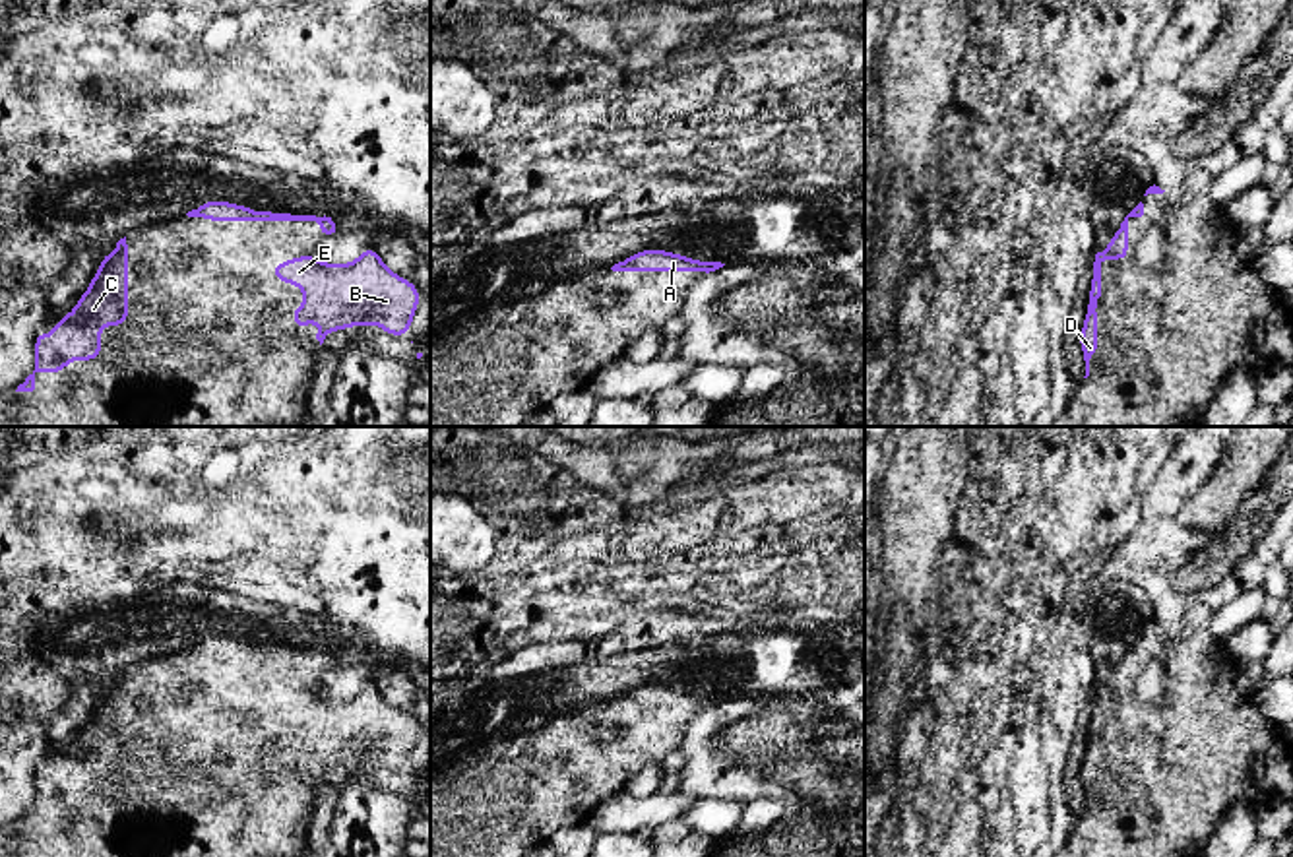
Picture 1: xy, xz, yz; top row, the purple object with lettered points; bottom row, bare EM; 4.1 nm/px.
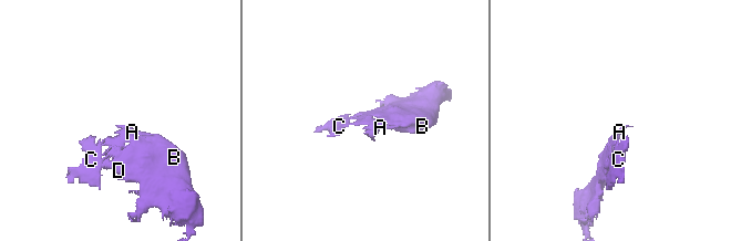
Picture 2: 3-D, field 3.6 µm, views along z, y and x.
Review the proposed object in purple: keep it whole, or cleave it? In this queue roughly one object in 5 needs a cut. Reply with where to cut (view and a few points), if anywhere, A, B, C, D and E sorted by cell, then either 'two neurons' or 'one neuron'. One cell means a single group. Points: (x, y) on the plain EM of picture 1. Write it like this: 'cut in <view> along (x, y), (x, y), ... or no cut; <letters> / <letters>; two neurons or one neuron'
no cut; A B C D E; one neuron

